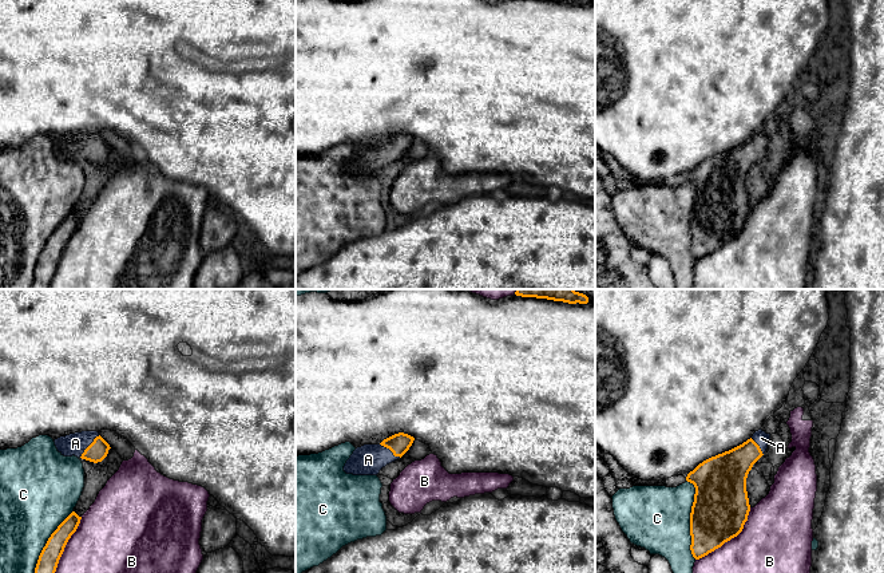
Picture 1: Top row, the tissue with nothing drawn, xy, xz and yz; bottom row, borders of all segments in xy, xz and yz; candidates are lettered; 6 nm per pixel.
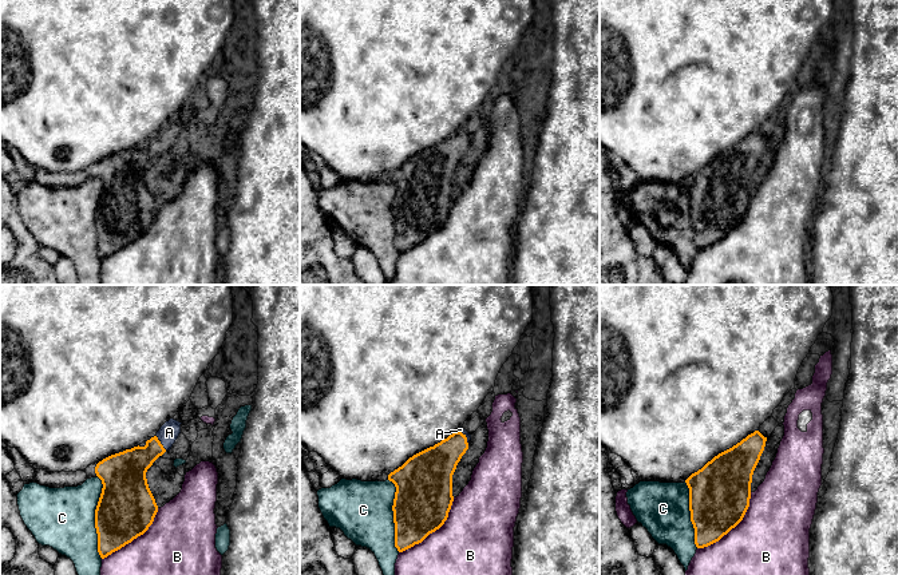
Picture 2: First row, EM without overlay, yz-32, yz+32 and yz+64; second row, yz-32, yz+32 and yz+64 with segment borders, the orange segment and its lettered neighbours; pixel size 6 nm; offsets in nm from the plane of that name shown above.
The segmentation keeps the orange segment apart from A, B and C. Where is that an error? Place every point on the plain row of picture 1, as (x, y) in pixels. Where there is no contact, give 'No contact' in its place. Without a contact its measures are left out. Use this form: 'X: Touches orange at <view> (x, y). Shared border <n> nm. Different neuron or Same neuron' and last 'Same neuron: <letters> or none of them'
A: Touches orange at xy (88, 146). Shared border 180 nm. Same neuron
B: Touches orange at xy (62, 253). Shared border 480 nm. Different neuron
C: Touches orange at yz (690, 218). Shared border 480 nm. Different neuron
Same neuron: A

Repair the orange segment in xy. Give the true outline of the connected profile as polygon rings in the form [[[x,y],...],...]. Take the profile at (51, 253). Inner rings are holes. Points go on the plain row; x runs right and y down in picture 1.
[[[72,212],[51,234],[39,256],[31,289],[49,289],[59,260],[68,240],[76,232],[80,220],[82,217]]]

